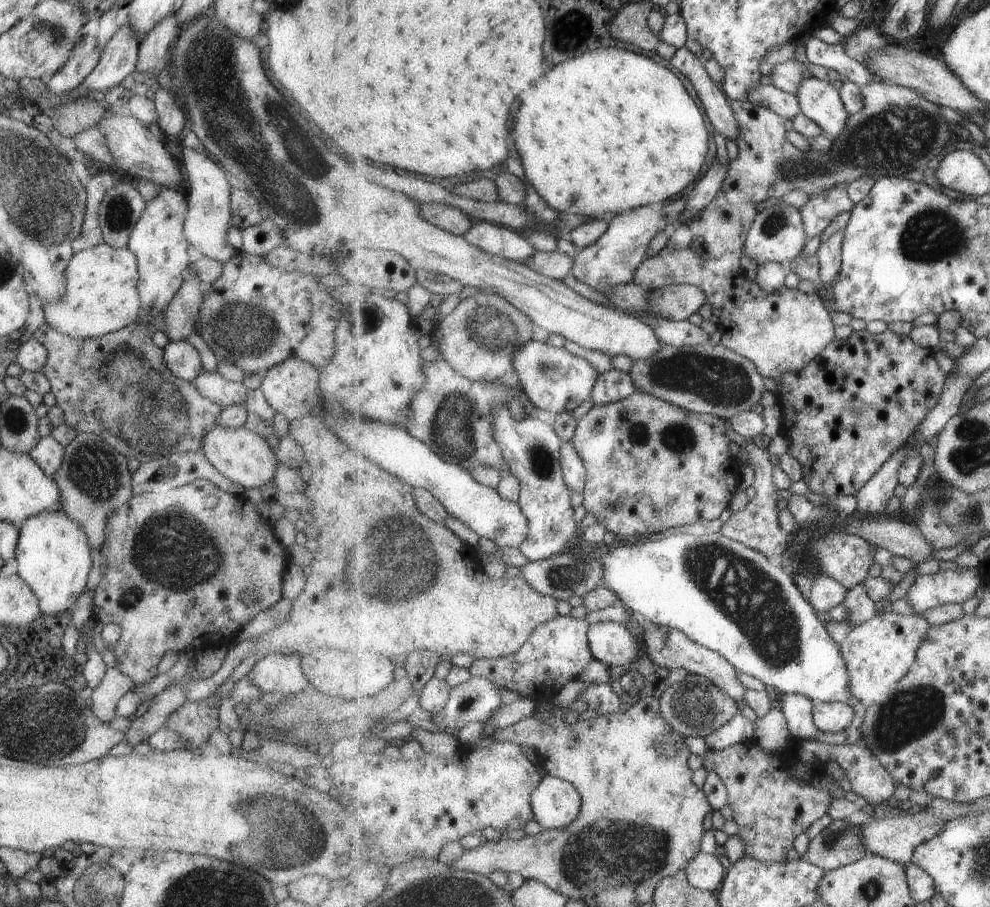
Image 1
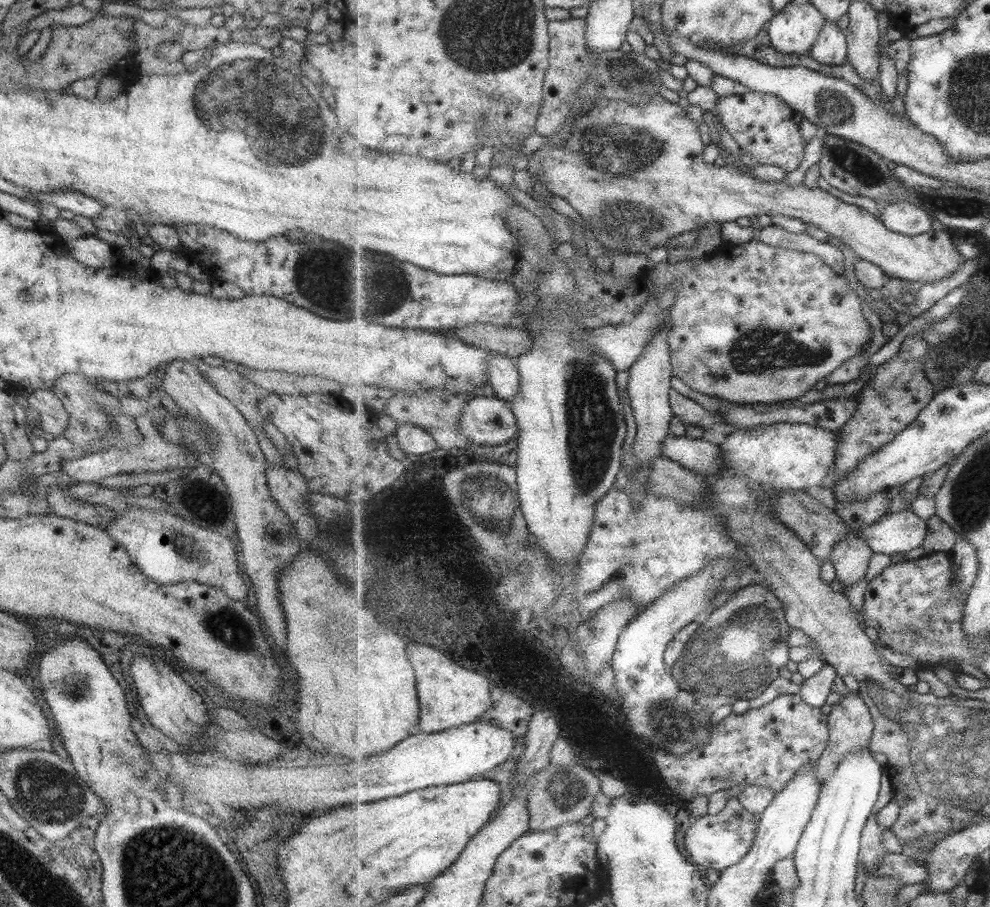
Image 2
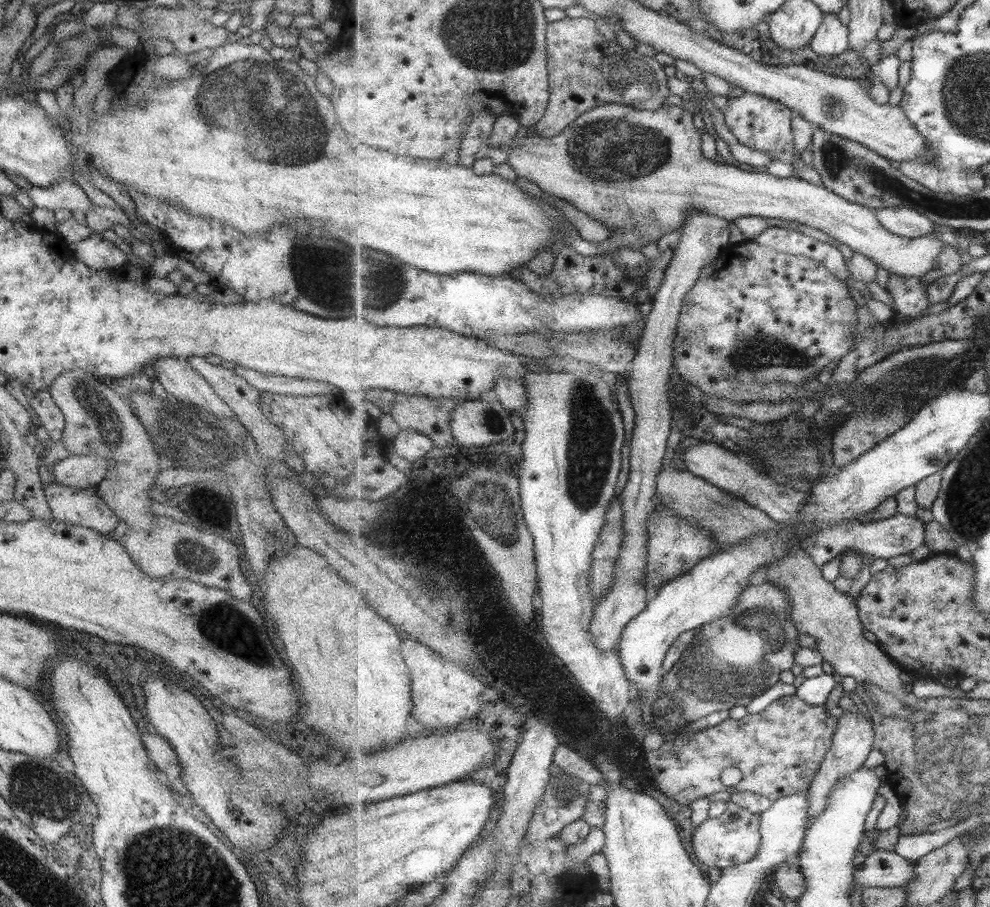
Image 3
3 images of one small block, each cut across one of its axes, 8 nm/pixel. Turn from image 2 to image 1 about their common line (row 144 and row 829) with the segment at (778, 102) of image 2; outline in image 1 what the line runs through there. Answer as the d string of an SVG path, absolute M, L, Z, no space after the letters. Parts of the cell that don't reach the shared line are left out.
M755 740L751 742L745 743L737 743L731 746L728 746L724 749L709 749L703 756L703 766L705 766L710 772L716 772L727 785L729 798L728 804L731 806L733 810L733 819L739 826L737 833L739 833L746 840L746 850L744 851L743 856L745 857L753 857L754 859L760 860L764 863L785 863L787 862L787 854L789 854L789 850L793 848L793 842L795 842L795 838L799 836L799 834L803 834L817 818L821 818L821 816L825 816L828 814L828 810L832 805L834 796L830 791L830 788L820 787L819 785L810 783L805 779L802 779L798 774L798 770L800 767L805 764L805 766L811 766L811 764L807 764L798 758L796 745L797 741L791 740L789 745L781 752L772 753L767 752L764 748L761 748L759 744Z

